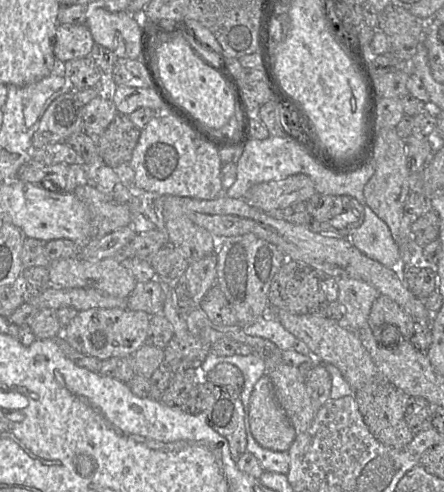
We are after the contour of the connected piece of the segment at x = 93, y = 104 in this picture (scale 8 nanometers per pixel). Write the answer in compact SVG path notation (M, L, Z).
M97 96L83 106L84 132L100 136L117 116L115 104L106 97Z

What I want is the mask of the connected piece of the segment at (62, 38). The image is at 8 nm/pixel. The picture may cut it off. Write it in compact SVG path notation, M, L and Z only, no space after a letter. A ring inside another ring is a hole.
M86 24L58 25L54 40L54 55L58 63L90 57L95 44Z

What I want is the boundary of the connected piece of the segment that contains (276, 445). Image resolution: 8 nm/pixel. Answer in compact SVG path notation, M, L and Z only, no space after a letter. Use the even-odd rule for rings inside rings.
M264 374L255 384L249 401L249 425L257 443L272 451L288 451L296 431L278 404L272 382Z

